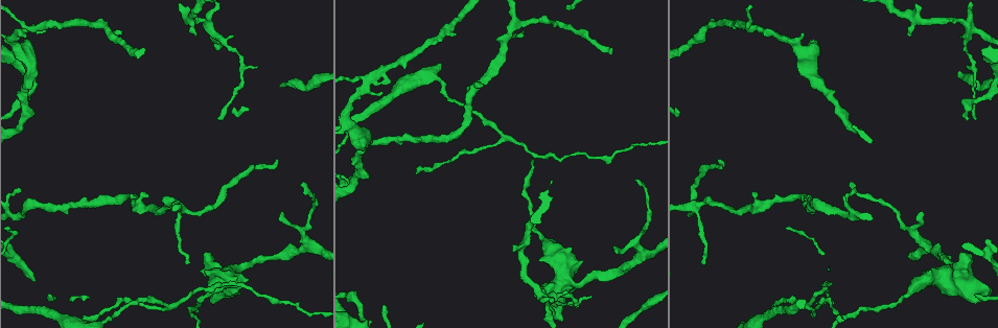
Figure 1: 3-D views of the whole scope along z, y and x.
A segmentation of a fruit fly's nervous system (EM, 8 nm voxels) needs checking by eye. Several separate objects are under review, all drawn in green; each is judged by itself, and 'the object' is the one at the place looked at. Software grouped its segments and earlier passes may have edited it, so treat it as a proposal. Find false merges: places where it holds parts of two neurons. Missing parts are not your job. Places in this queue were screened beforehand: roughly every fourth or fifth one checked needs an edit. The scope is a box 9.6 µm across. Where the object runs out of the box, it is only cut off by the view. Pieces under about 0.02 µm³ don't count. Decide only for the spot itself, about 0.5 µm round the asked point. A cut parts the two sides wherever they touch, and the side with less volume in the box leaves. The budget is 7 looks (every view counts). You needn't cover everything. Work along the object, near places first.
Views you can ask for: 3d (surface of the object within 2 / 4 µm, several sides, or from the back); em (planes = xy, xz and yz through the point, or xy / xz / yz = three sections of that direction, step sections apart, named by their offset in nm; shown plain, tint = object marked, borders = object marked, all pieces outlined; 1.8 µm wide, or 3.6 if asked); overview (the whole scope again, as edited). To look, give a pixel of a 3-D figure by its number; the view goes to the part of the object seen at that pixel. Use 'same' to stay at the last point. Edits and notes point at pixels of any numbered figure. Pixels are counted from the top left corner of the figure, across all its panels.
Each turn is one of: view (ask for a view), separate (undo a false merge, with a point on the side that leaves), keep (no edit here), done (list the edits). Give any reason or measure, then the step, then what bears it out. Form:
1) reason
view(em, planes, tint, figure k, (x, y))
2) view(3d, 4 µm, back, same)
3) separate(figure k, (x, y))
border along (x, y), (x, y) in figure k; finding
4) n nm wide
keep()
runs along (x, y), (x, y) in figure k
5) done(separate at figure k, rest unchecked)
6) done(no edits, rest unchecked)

view(3d, 4 µm, figure 1, (570, 282))

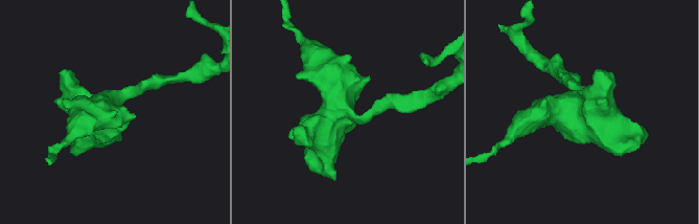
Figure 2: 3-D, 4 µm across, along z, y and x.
shape alone is not enough
view(em, 3.6 µm, xz, step 16, tint, figure 2, (582, 101))

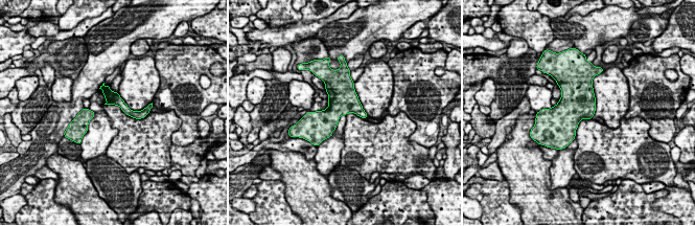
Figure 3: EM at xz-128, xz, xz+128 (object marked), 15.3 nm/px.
view(em, 3.6 µm, planes, tint, same)

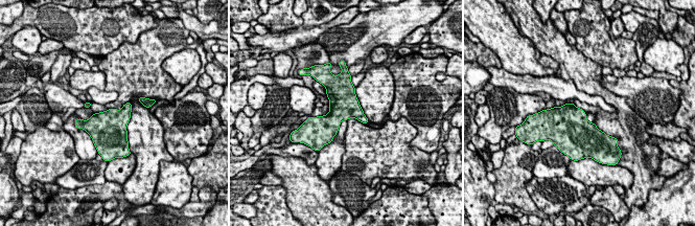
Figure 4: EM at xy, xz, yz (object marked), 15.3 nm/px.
keep()
all the same neuron

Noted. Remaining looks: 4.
a narrow waist
view(em, xz, step 4, tint, figure 1, (574, 297))

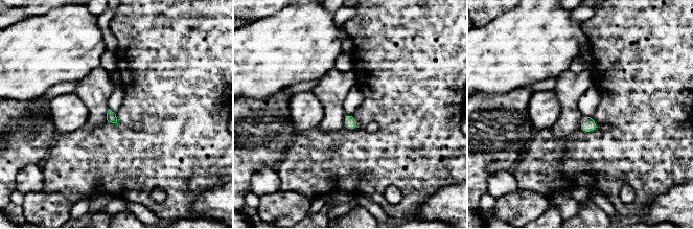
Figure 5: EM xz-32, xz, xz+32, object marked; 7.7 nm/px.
view(em, planes, tint, same)

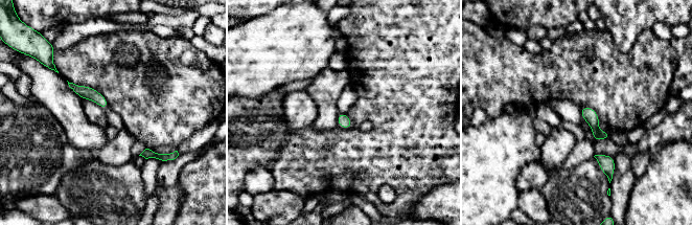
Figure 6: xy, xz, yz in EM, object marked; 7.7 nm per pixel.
keep()
all the same neuron

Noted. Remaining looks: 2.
three arms meet
view(em, xz, step 16, tint, figure 1, (751, 27))

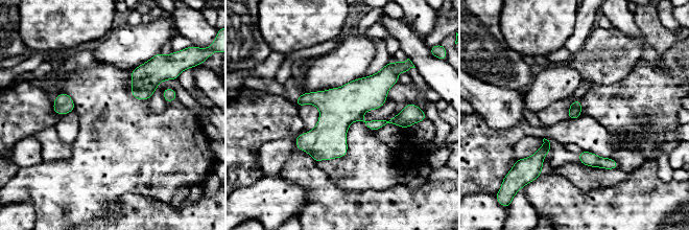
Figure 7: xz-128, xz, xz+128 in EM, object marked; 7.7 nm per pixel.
keep()
one neuron here

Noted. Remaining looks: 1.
done(no edits, rest unchecked)

